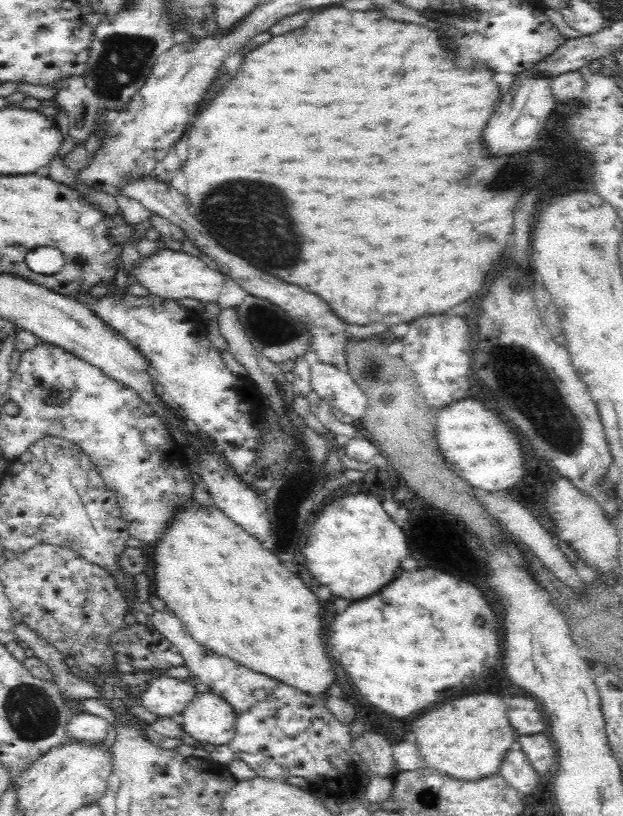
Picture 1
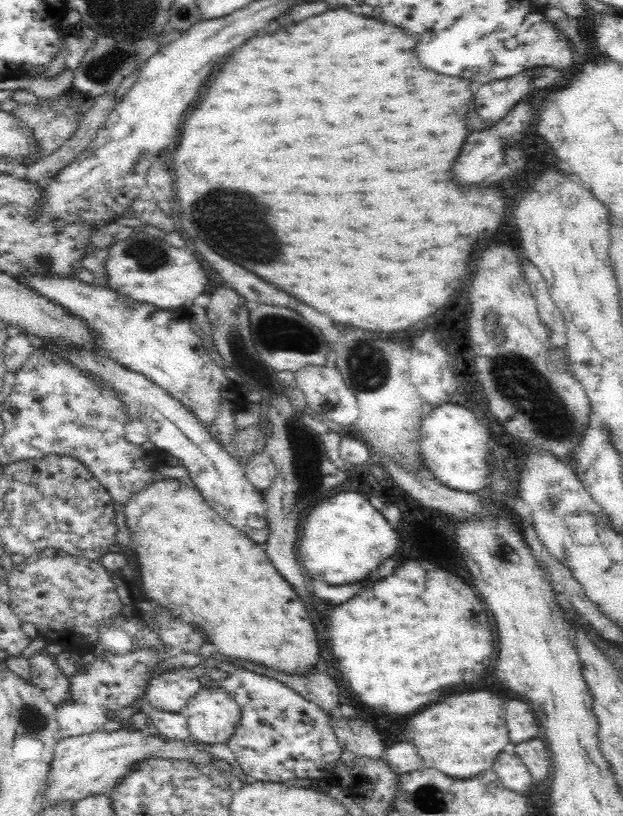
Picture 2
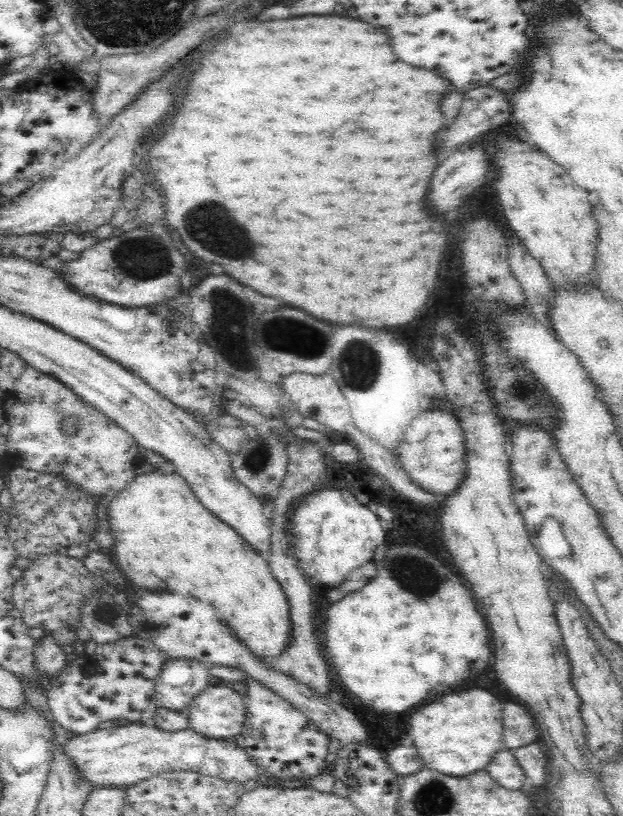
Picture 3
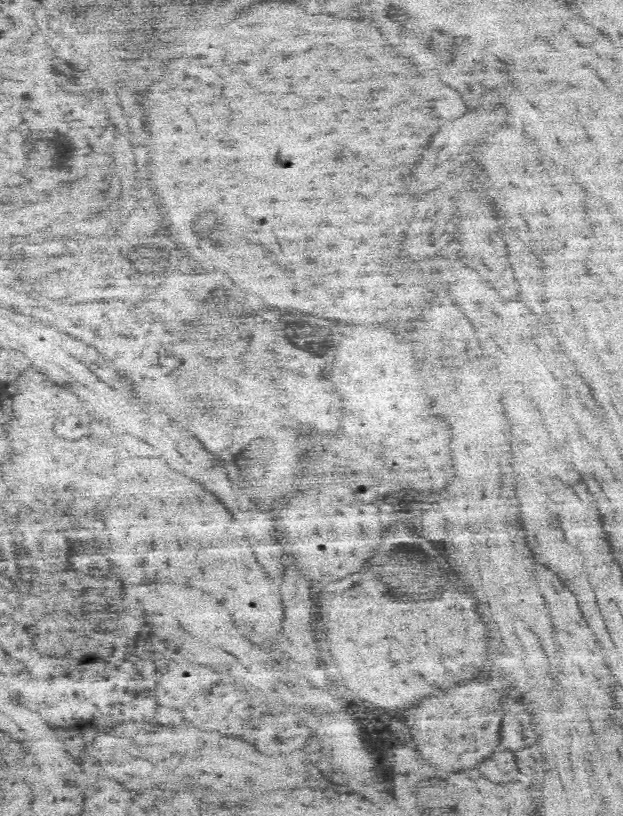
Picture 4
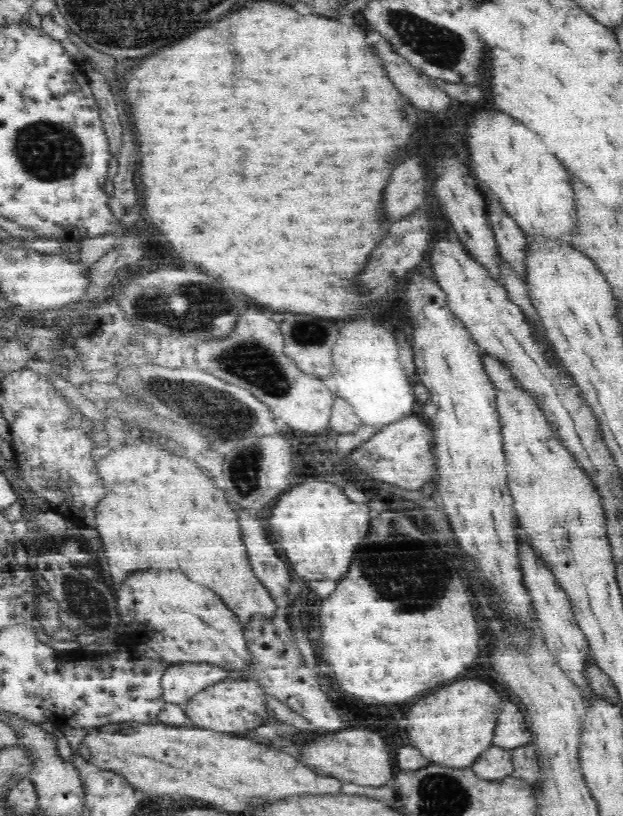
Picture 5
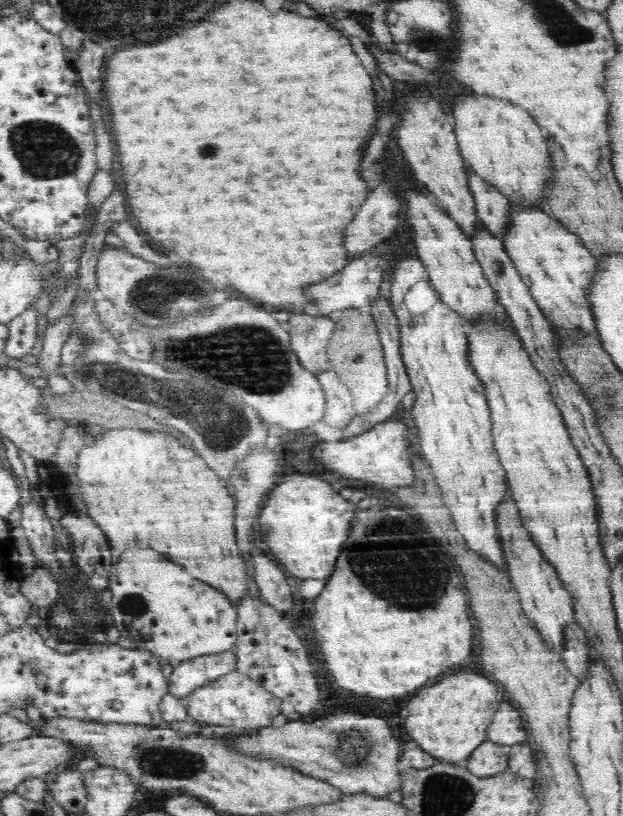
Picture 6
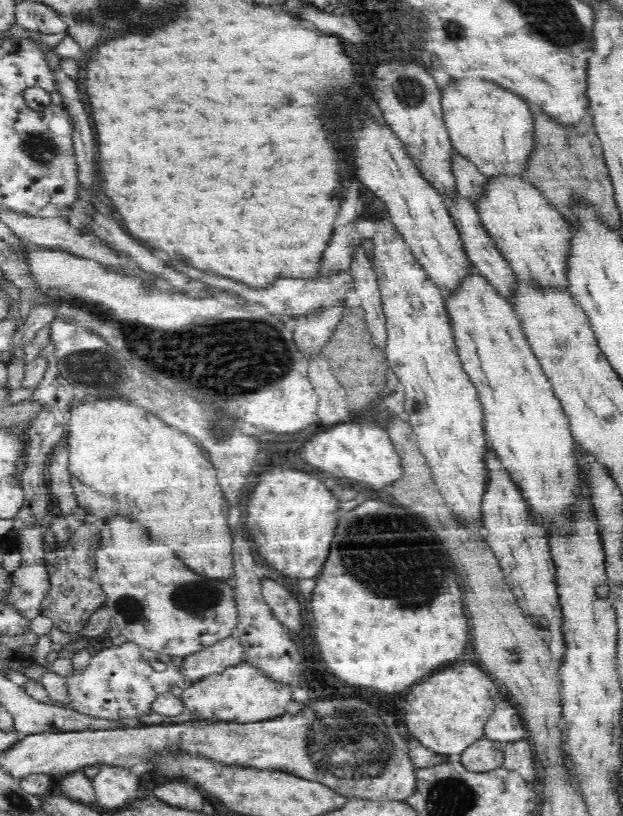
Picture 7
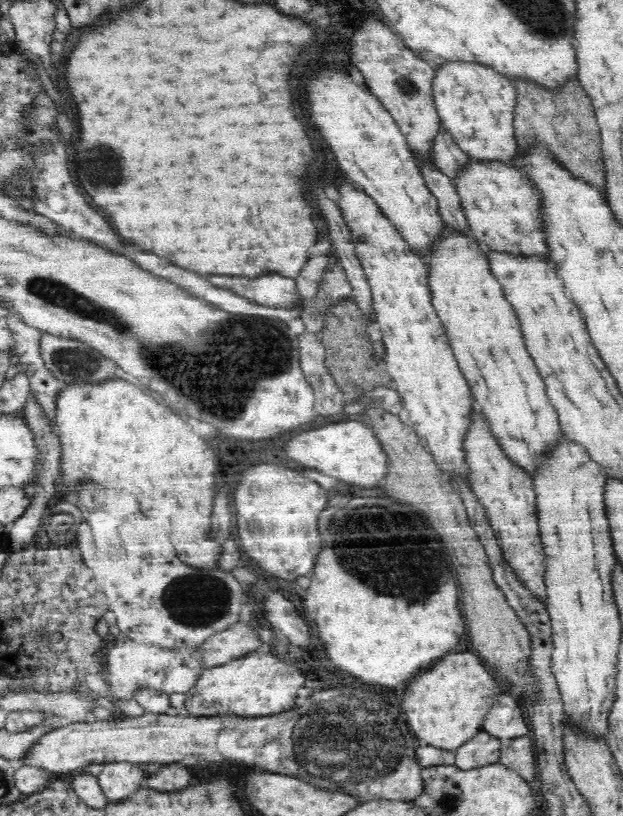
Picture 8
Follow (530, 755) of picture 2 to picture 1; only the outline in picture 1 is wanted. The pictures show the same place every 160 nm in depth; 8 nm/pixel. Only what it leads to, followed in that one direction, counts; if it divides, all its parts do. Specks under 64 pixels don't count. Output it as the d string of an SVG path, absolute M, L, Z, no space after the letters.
M544 734L520 736L518 738L520 748L530 761L532 768L540 776L555 769L557 751L554 742L551 742Z

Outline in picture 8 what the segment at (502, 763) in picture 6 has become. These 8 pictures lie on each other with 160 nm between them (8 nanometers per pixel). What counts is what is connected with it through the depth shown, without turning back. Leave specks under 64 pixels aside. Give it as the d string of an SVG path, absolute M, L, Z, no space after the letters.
M486 732L476 734L472 742L468 741L466 746L460 746L454 751L455 765L462 770L472 770L498 763L501 757L501 741Z

